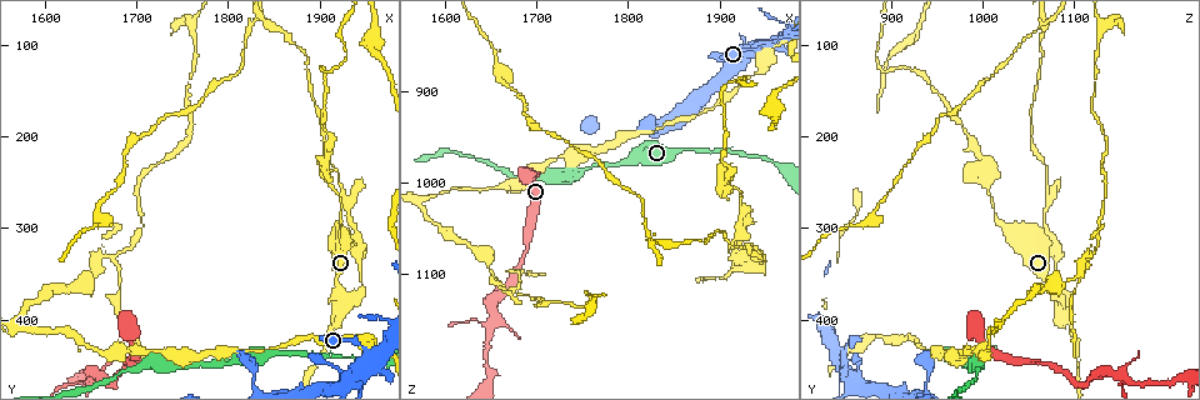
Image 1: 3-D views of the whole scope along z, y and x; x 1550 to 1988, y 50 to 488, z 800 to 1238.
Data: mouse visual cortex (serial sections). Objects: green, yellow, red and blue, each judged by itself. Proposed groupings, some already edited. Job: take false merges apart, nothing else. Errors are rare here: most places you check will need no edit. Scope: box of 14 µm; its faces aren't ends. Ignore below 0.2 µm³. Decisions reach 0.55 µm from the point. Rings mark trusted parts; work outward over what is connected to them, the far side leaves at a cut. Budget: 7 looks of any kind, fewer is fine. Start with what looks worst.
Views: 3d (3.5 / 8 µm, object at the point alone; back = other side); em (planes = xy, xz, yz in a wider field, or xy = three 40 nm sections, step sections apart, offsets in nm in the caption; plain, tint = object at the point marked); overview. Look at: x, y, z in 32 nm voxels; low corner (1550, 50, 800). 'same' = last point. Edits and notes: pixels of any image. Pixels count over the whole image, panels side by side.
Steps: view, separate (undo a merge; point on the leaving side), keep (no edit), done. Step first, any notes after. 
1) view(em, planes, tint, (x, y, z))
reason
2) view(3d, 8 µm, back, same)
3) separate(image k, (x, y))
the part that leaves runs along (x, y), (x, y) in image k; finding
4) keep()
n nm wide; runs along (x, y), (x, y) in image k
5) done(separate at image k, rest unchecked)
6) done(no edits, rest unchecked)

view(3d, 3.5 µm, back, (1650, 465, 1155))
thick turns thin

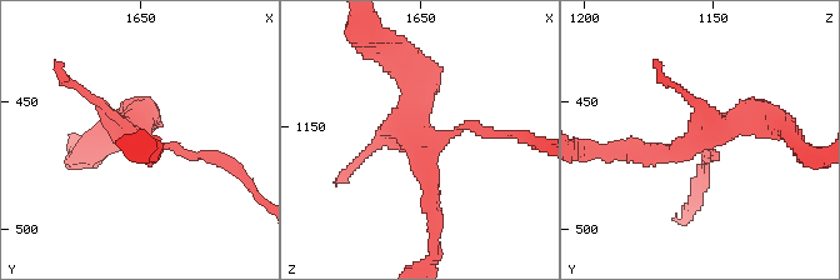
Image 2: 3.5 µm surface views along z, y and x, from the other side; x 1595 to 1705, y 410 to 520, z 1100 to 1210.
view(em, planes, tint, (1651, 467, 1157))
now the EM

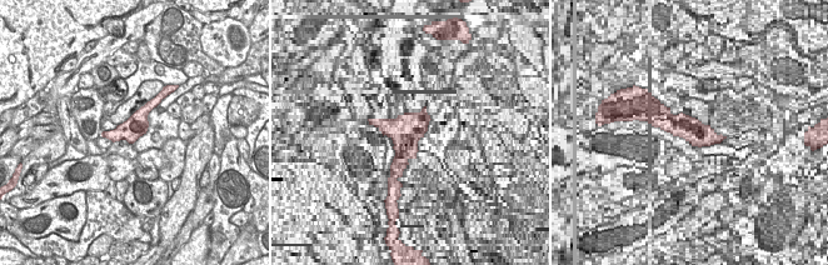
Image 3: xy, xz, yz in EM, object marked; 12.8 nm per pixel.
keep()
300 nm wide; runs along (154, 101), (124, 131), (105, 134) in image 3; all the same cell

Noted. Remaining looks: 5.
view(3d, 3.5 µm, (1905, 130, 895))
abrupt turn

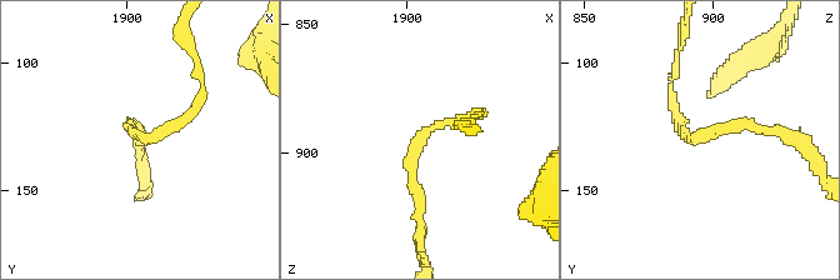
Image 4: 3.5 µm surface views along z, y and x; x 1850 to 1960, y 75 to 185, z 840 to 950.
view(em, xy, step 1, tint, (1908, 129, 892))
arms of 150, 150 nm

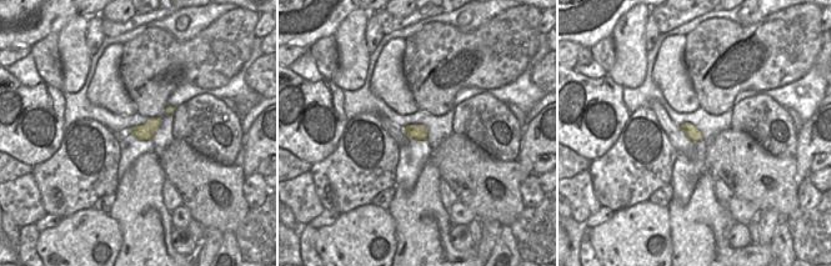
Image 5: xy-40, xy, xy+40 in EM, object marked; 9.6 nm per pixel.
keep()
140 nm wide; runs along (419, 205), (411, 183), (419, 138), (480, 113) in image 4; all the same cell

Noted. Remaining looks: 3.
view(3d, 3.5 µm, back, (1700, 450, 990))
calibre changes

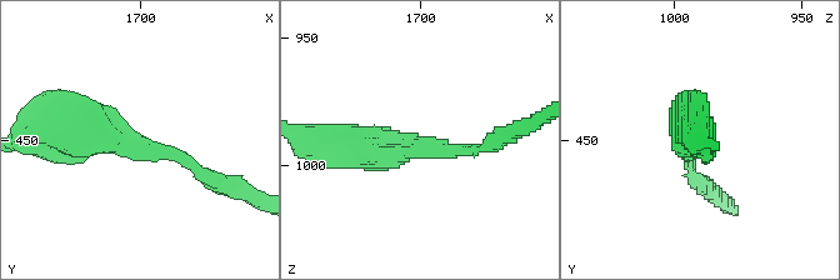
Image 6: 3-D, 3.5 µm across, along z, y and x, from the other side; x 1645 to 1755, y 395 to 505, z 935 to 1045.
view(em, planes, tint, (1699, 452, 994))
arms of 150, 500 nm

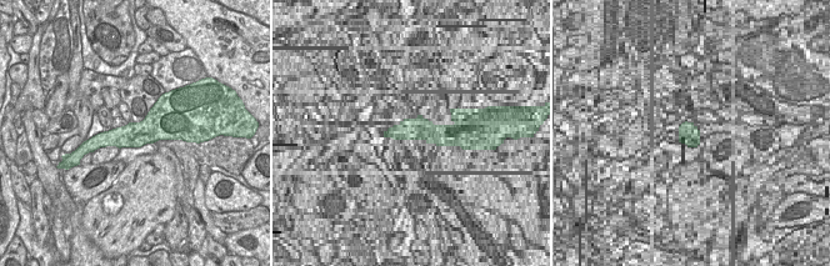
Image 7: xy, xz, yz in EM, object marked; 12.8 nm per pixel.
keep()
runs along (171, 128), (153, 128), (94, 144) in image 7; one cell here

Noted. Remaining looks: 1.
done(no edits, rest unchecked)

